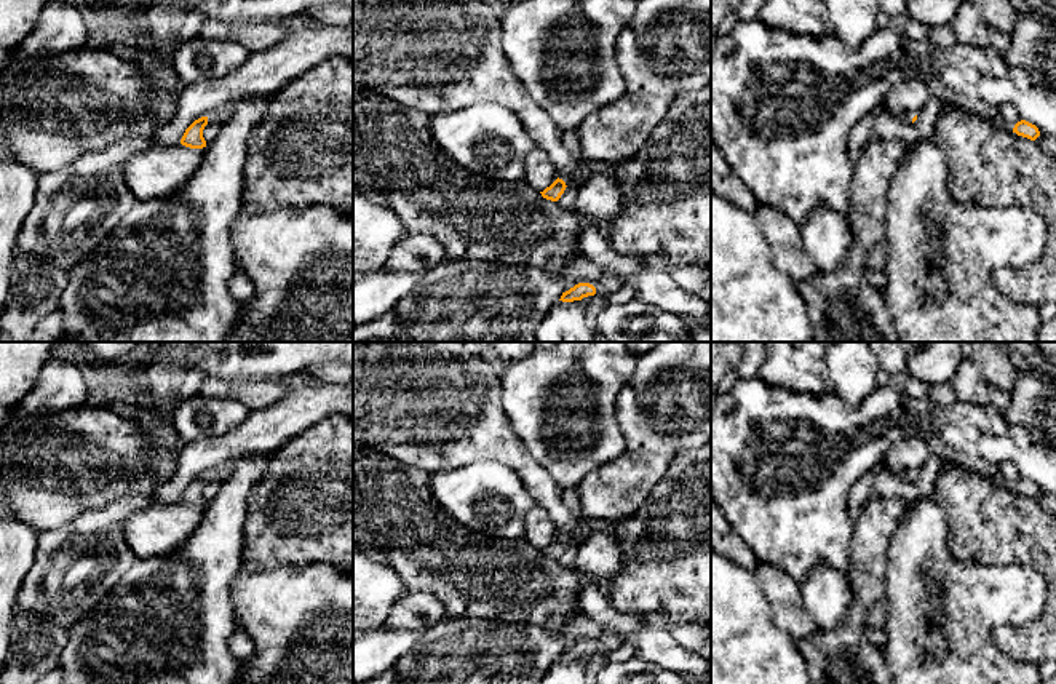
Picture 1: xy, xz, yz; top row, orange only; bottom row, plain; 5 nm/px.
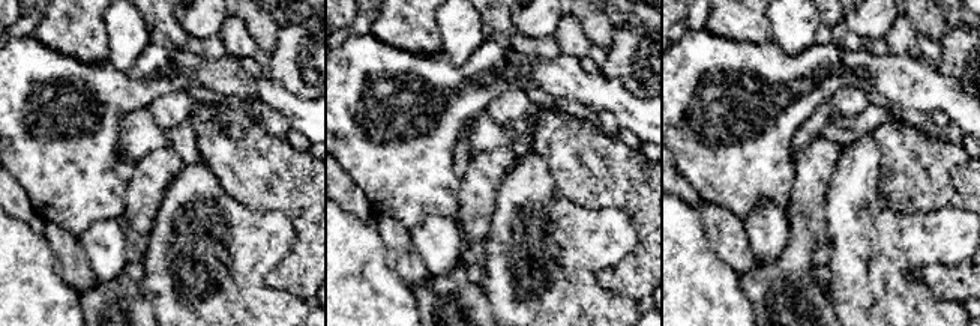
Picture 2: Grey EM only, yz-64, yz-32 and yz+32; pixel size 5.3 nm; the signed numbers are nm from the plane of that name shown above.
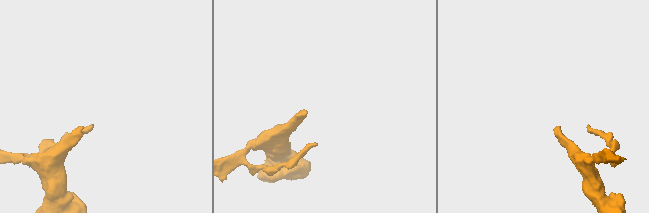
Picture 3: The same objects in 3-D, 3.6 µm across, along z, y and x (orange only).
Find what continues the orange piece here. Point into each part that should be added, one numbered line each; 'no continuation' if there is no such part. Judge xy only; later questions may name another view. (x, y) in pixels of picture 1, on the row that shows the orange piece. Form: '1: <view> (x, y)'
1: xy (222, 114)

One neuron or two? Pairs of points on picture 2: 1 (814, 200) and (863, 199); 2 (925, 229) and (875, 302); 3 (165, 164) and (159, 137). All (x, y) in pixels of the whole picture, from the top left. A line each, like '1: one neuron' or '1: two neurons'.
1: two neurons
2: one neuron
3: two neurons

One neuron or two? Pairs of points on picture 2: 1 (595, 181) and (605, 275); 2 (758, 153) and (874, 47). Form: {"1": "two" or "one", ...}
{"1": "one", "2": "two"}

